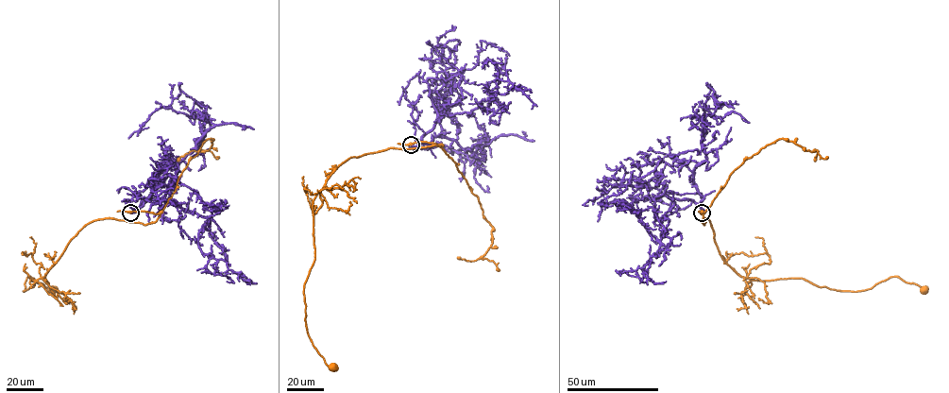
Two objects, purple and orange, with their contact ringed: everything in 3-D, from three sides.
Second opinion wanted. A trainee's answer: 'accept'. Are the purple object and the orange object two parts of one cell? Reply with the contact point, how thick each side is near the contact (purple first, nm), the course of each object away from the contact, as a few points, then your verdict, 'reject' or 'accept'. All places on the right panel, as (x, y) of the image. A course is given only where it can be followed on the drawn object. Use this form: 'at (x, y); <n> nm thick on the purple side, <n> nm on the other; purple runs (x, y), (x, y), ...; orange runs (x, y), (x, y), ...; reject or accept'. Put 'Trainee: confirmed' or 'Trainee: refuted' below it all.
at (702, 213); 460 nm thick on the purple side, 460 nm on the other; purple runs (702, 213), (703, 196), (693, 170), (706, 159), (703, 119), (719, 117), (704, 107), (704, 138); orange runs (702, 213), (722, 258), (752, 280), (802, 278), (852, 291), (898, 277), (923, 290); reject
Trainee: refuted

